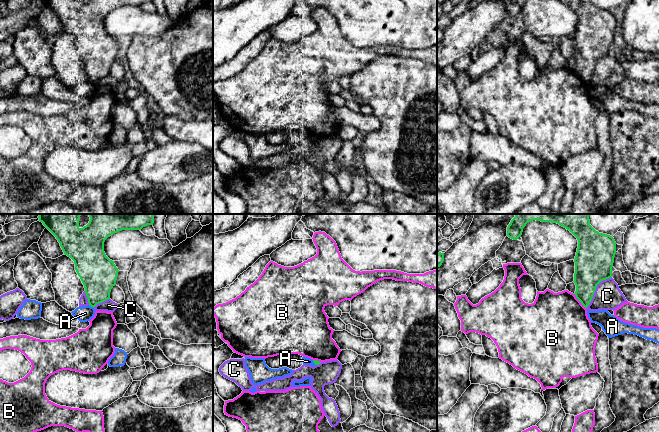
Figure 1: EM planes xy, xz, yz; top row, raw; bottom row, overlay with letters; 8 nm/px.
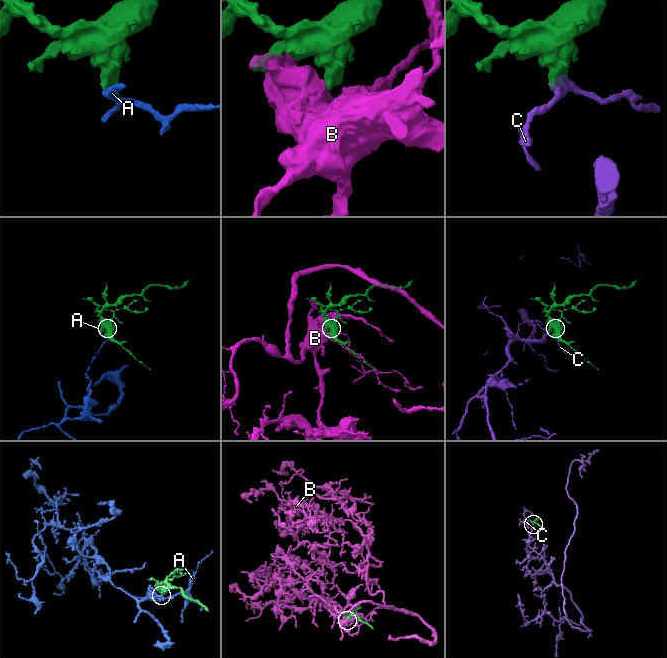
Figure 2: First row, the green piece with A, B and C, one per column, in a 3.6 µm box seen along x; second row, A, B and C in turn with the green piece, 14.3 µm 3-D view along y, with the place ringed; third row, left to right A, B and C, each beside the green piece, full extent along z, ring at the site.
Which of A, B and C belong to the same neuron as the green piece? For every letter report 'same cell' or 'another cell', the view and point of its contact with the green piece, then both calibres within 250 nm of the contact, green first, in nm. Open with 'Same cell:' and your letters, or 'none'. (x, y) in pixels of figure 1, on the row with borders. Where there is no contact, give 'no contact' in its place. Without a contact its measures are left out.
Same cell: none
A: another cell; meets green in xy at (91, 306); 280 nm thick on the green side, 130 nm on the other
B: another cell; meets green in yz at (579, 300); 240 nm thick on the green side, 480 nm on the other
C: another cell; meets green in yz at (595, 289); 320 nm thick on the green side, 220 nm on the other

